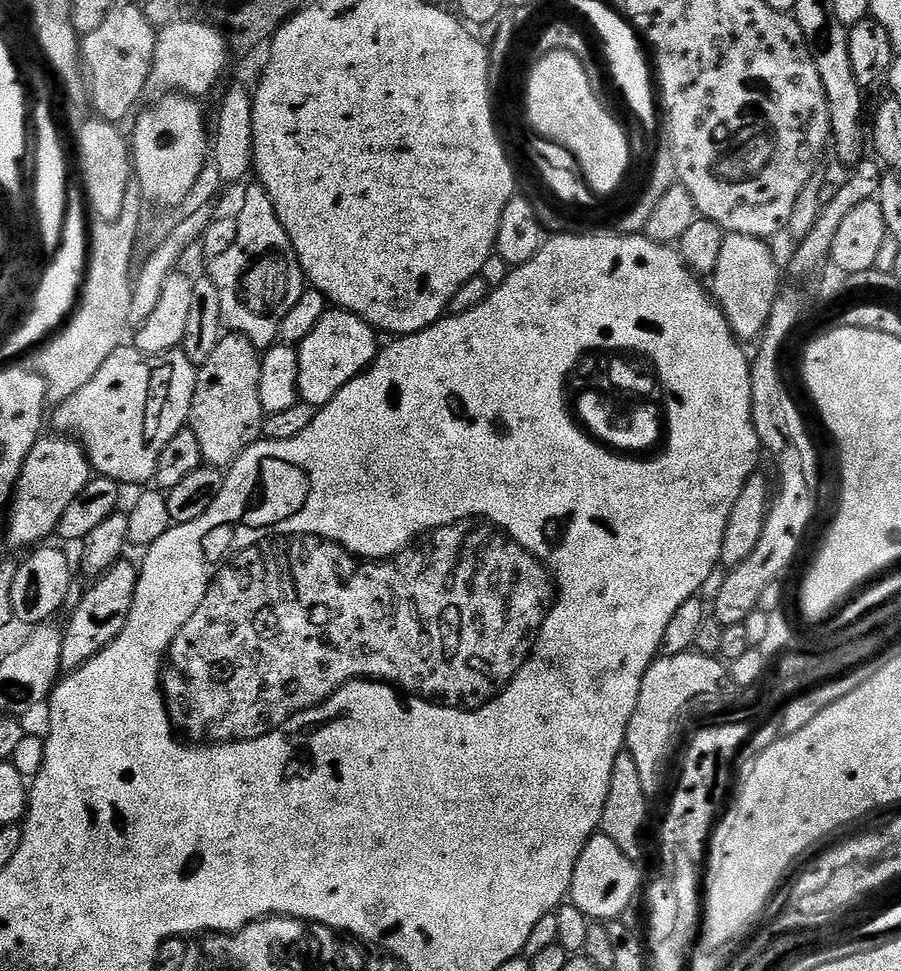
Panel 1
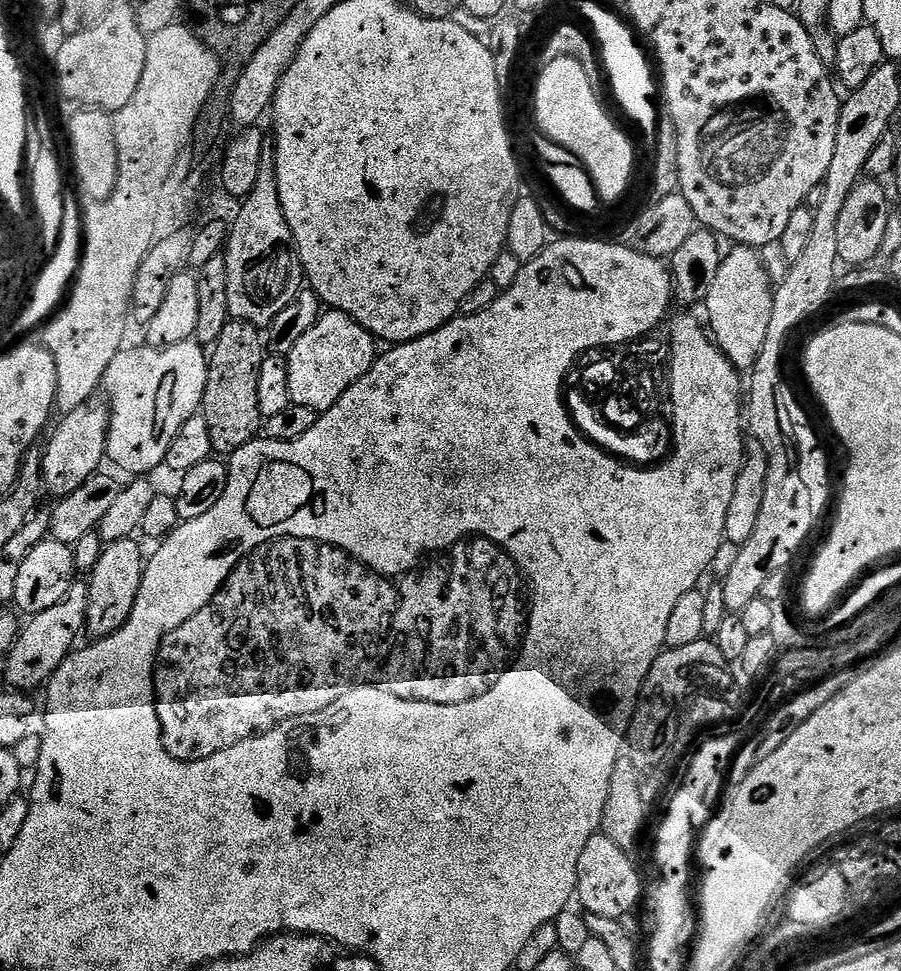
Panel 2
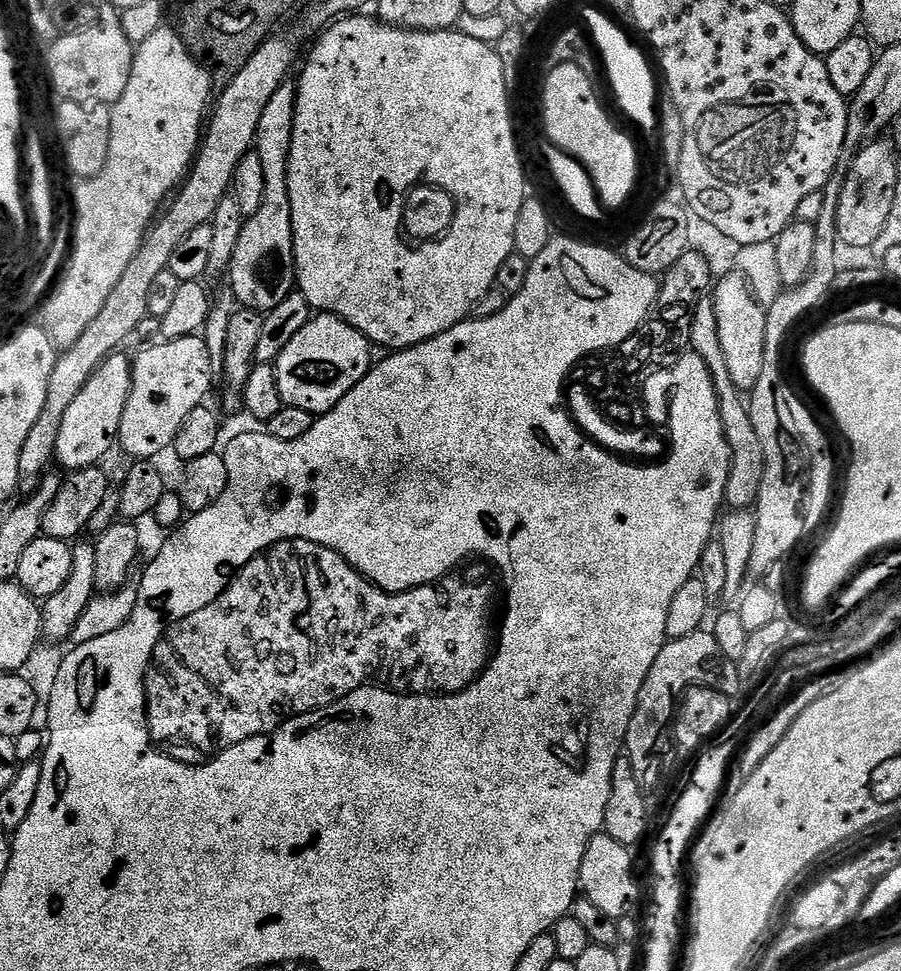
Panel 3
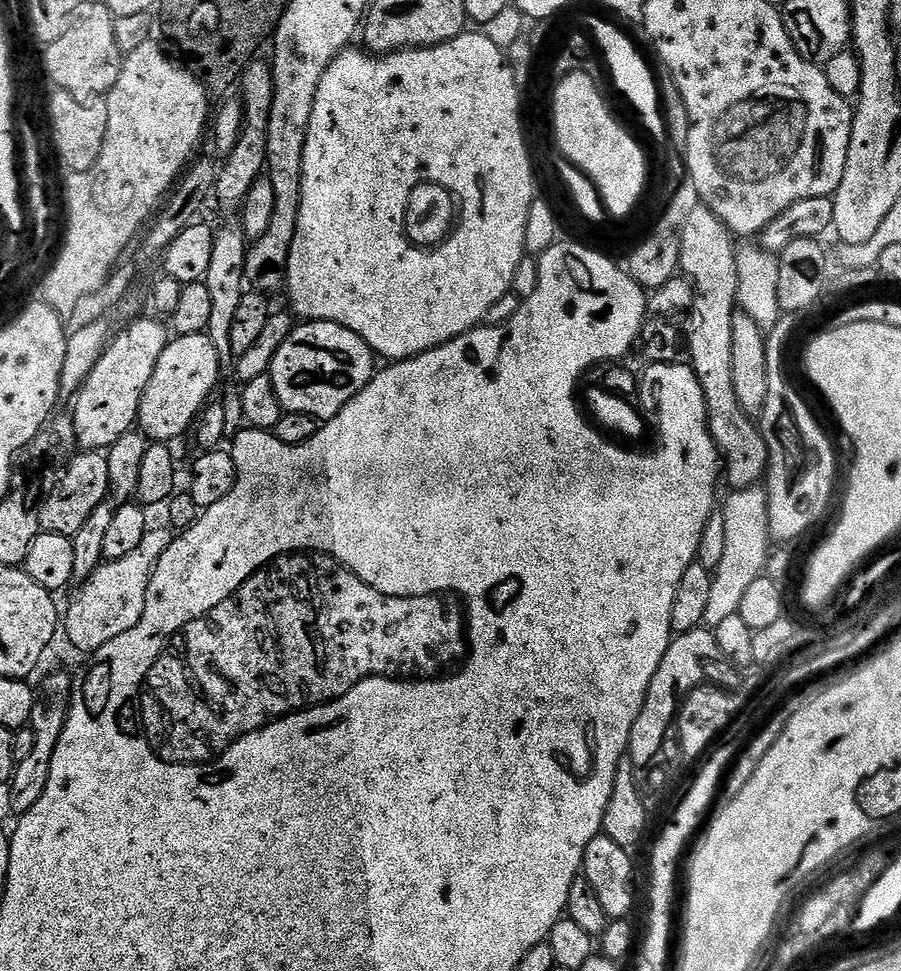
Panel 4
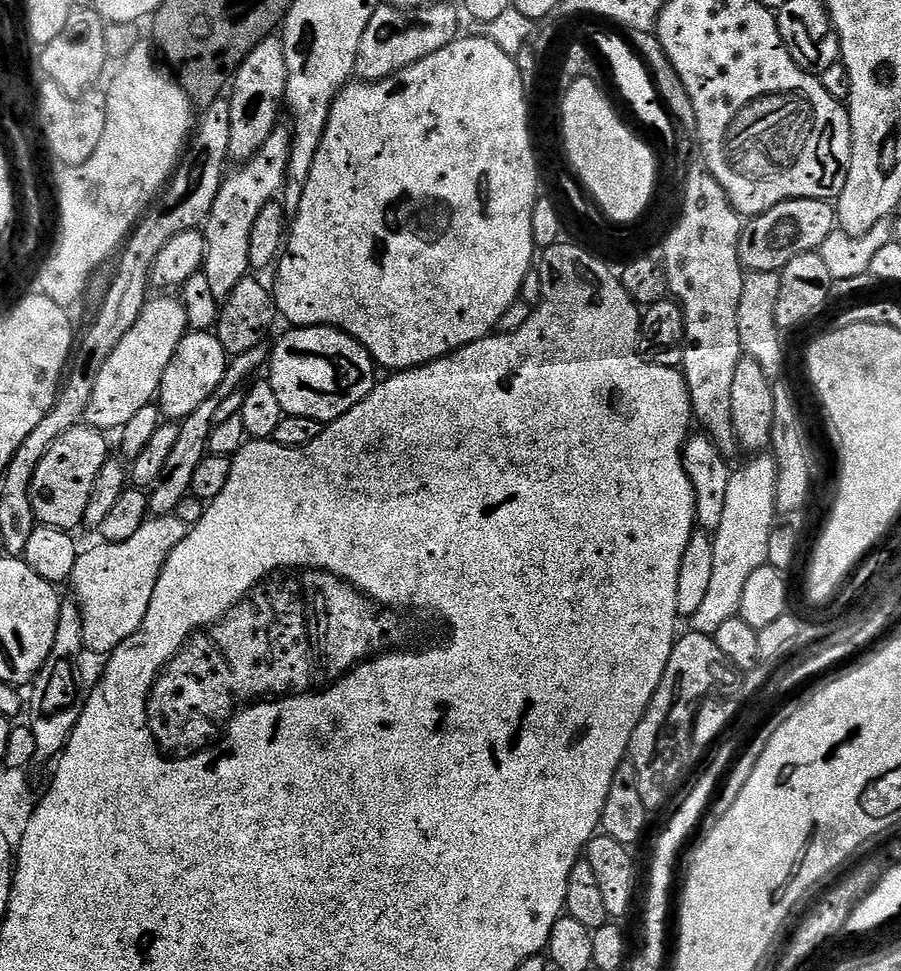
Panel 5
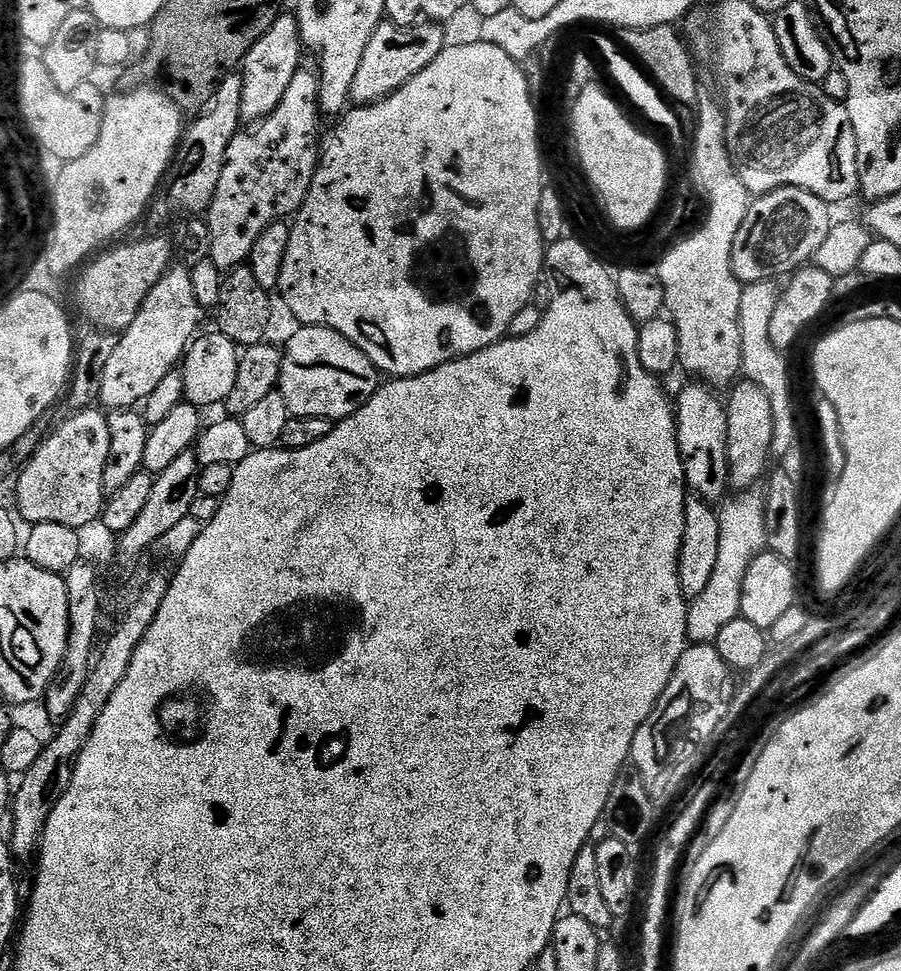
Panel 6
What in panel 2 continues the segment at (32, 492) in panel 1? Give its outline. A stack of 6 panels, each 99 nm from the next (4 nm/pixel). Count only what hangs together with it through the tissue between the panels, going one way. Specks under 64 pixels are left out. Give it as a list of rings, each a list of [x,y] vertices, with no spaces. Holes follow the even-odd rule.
[[[93,398],[78,406],[78,410],[65,412],[59,417],[60,425],[56,429],[51,429],[47,437],[48,445],[43,445],[44,454],[44,491],[52,498],[59,498],[78,490],[82,482],[86,482],[91,476],[97,475],[101,471],[100,463],[105,463],[108,451],[108,406],[103,399]]]

